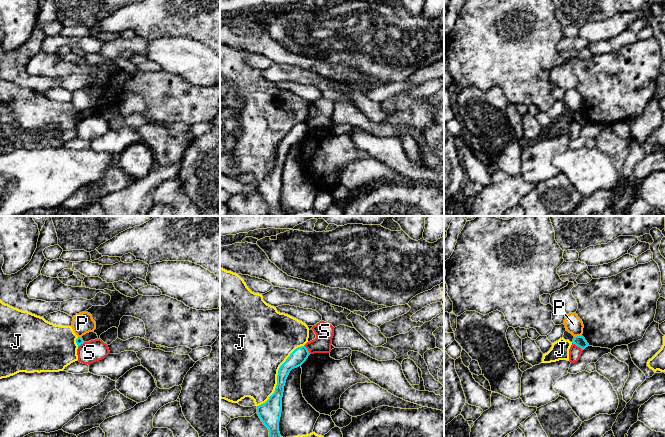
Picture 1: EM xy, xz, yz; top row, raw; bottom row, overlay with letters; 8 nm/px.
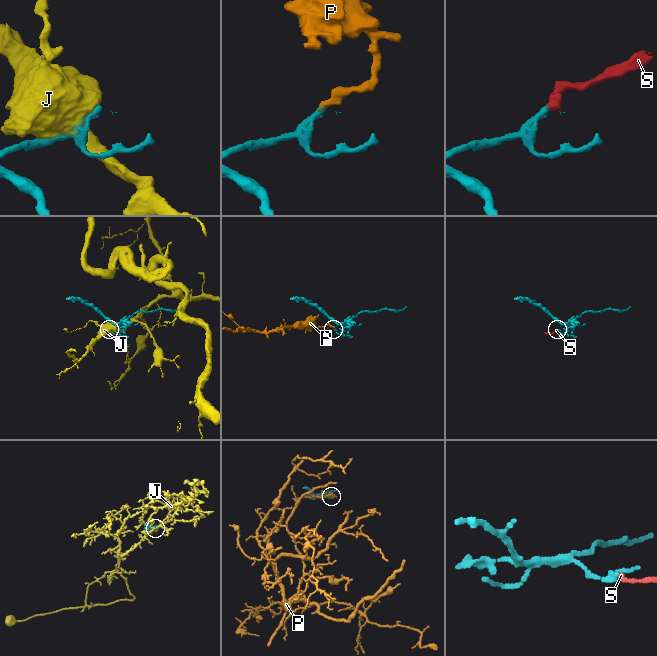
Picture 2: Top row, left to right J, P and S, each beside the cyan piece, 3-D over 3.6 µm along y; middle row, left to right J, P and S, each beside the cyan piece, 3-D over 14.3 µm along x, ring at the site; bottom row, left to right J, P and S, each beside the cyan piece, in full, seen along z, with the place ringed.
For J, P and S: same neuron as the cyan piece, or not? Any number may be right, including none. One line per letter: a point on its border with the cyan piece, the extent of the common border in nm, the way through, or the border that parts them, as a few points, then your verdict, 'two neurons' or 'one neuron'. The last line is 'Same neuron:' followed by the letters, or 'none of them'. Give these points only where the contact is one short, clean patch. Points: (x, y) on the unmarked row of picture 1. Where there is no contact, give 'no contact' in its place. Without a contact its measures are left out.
J: xz (277, 151) | 600 nm | two neurons
P: yz (577, 112) | 70 nm | two neurons
S: yz (577, 121) | 110 nm | along yz (572, 118), (582, 126) | two neurons
Same neuron: none of them

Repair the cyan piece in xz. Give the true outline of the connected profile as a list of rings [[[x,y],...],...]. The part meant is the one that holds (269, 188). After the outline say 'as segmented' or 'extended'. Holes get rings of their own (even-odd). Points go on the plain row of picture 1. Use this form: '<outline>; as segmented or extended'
[[[305,122],[296,124],[278,146],[274,169],[265,179],[257,182],[257,190],[269,206],[269,216],[286,216],[279,208],[284,162],[290,147],[301,142],[309,131],[310,129]]]; as segmented

